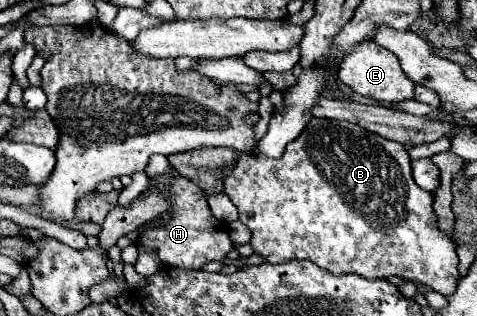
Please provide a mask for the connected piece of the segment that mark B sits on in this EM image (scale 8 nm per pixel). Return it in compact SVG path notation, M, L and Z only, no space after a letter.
M314 118L304 130L302 134L290 142L284 150L284 154L276 160L266 158L262 154L240 154L236 168L232 170L230 176L226 176L224 180L224 194L232 200L232 204L238 208L240 212L240 222L244 222L250 232L250 246L254 250L254 254L266 258L266 262L270 264L282 264L286 260L298 258L298 260L310 260L314 264L318 264L324 270L330 270L334 274L360 274L364 278L376 280L376 278L390 278L390 276L400 276L404 280L416 280L420 284L426 284L428 288L440 292L442 296L450 296L456 292L456 284L460 280L460 272L458 272L458 254L456 254L456 244L442 232L436 228L436 214L434 214L434 196L422 188L418 188L418 184L412 178L412 168L410 168L410 156L404 144L394 142L394 140L386 140L374 132L364 130L358 124L352 122L340 122L340 120L322 120L322 118Z

